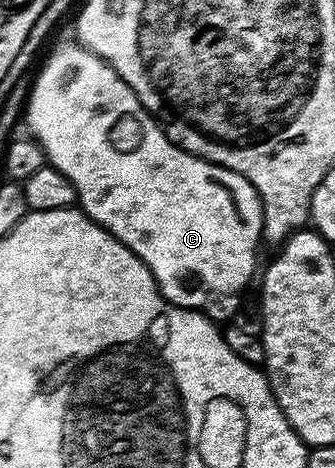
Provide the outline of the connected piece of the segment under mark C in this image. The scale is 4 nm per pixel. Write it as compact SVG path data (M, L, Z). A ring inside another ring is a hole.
M71 41L65 47L60 47L44 63L36 84L32 87L32 96L28 99L28 131L27 134L39 143L44 150L45 160L54 169L58 169L74 185L79 206L85 215L88 215L100 227L104 227L122 245L129 247L134 254L150 269L150 273L156 278L160 287L160 294L179 307L188 307L192 311L206 313L213 321L228 319L240 307L240 294L244 286L252 279L252 270L256 267L256 246L261 246L262 232L264 229L264 214L260 208L260 198L256 190L238 173L230 169L220 167L217 163L207 163L205 159L199 159L196 155L186 153L178 145L166 137L166 133L159 123L153 119L152 114L140 104L134 89L122 81L109 63L97 57L93 51L81 47L79 42Z

